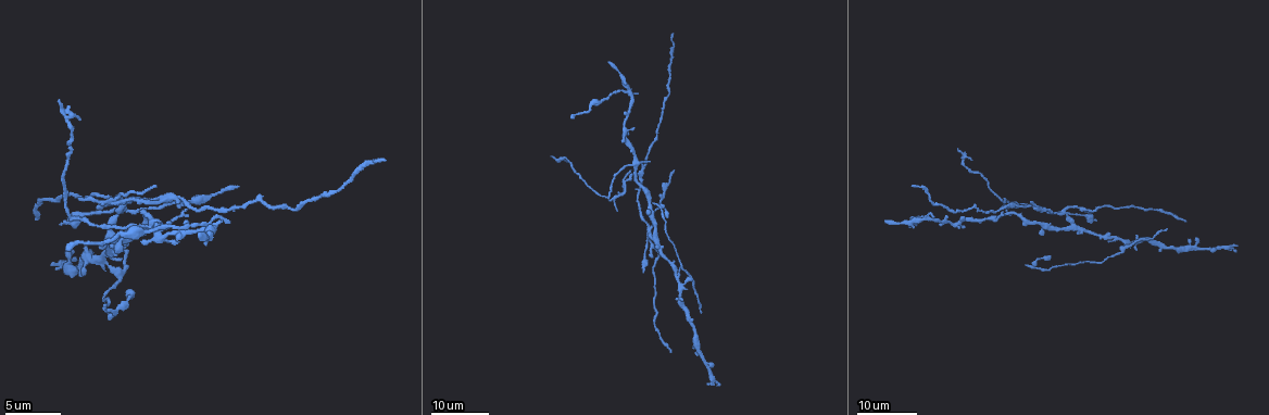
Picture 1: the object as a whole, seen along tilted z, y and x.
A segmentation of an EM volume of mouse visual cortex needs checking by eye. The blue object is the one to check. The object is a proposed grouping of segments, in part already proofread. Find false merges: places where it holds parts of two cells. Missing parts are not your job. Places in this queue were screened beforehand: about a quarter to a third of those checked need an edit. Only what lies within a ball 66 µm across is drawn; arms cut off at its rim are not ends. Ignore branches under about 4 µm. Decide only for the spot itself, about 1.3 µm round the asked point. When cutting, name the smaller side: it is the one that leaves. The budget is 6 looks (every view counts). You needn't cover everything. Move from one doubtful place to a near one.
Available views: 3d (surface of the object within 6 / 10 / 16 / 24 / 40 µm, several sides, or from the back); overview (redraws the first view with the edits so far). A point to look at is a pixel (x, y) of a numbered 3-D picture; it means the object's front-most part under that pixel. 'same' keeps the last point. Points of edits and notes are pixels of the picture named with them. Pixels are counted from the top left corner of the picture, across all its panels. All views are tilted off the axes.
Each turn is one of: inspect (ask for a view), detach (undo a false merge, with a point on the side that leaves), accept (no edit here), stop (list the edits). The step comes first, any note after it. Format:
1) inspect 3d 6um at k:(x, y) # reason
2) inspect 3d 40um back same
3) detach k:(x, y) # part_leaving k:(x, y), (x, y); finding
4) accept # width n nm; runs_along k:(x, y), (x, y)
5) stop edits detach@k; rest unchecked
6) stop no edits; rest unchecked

inspect 3d 24um at 1:(114, 211) # two arms in line, one across

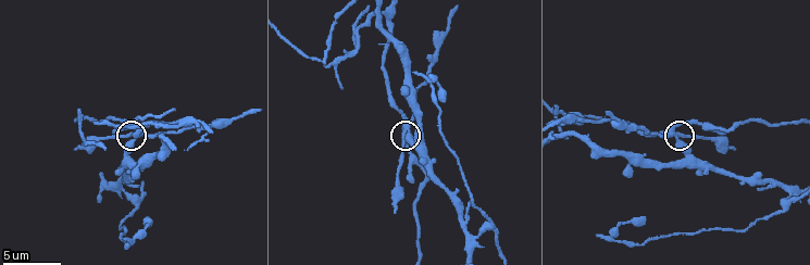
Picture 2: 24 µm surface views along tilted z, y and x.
inspect 3d 6um at 2:(680, 134)

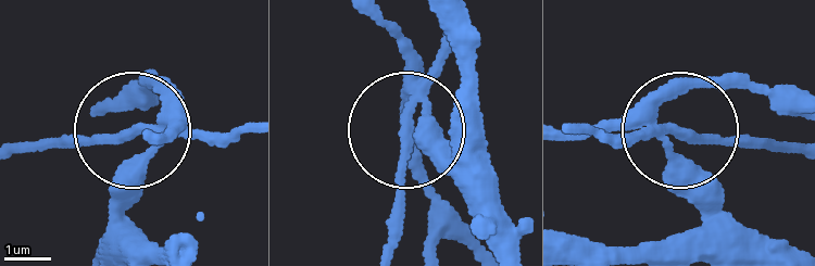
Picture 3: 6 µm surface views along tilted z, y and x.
detach 3:(148, 126) # part_leaving 3:(124, 182), (175, 131), (164, 134); a second cell is stuck on

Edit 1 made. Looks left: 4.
inspect 3d 10um at 2:(138, 198) # branch point

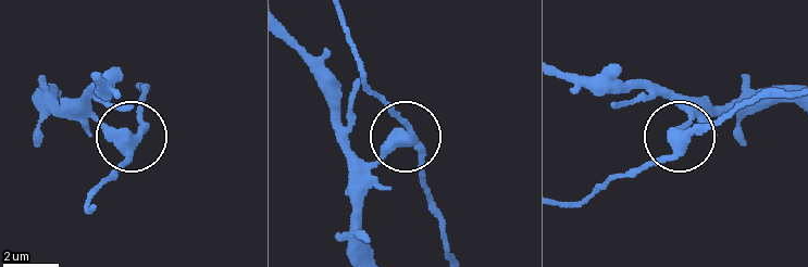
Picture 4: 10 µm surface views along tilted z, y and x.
inspect 3d 6um at 4:(684, 140) # zoom in

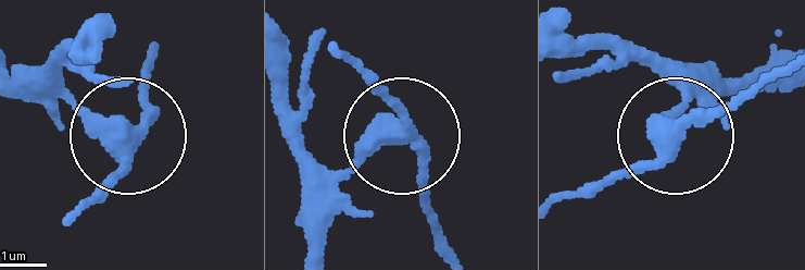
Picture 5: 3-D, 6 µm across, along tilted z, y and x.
detach 5:(103, 181) # side_arm 9 um; arms 3; a second cell is stuck on

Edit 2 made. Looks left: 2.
inspect 3d 16um at 1:(634, 164) # arms part here

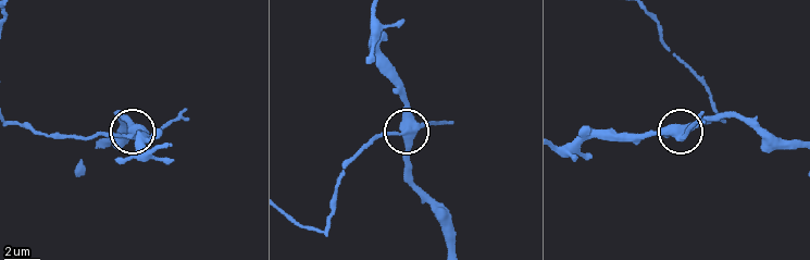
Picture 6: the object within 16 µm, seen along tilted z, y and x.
inspect 3d 6um at 6:(401, 131)

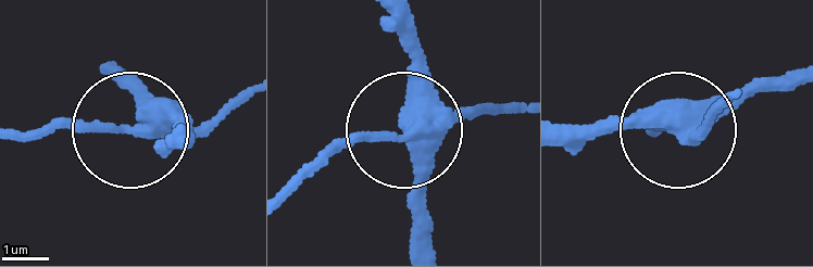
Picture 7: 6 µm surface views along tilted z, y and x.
detach 7:(104, 125) # side_arm 25 um; part_leaving 7:(434, 129), (330, 147), (289, 191); two cells meet here

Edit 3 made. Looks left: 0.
stop edits detach@3, detach@5, detach@7; rest unchecked

